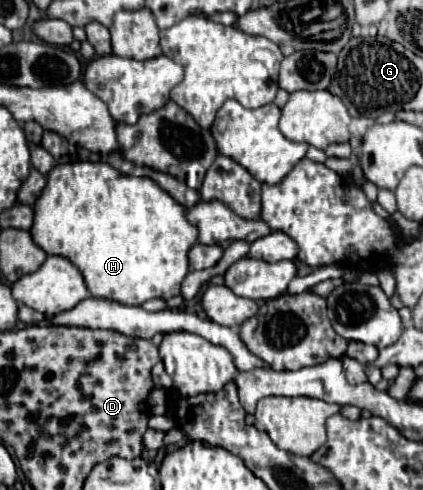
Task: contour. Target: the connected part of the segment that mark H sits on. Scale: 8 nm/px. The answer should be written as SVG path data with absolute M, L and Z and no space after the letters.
M70 162L56 164L46 176L46 190L34 204L32 240L46 254L68 258L84 276L94 298L108 298L128 306L140 306L146 300L168 300L180 294L180 284L188 274L188 250L196 244L196 228L186 220L186 208L180 206L150 178L126 176L106 162Z

